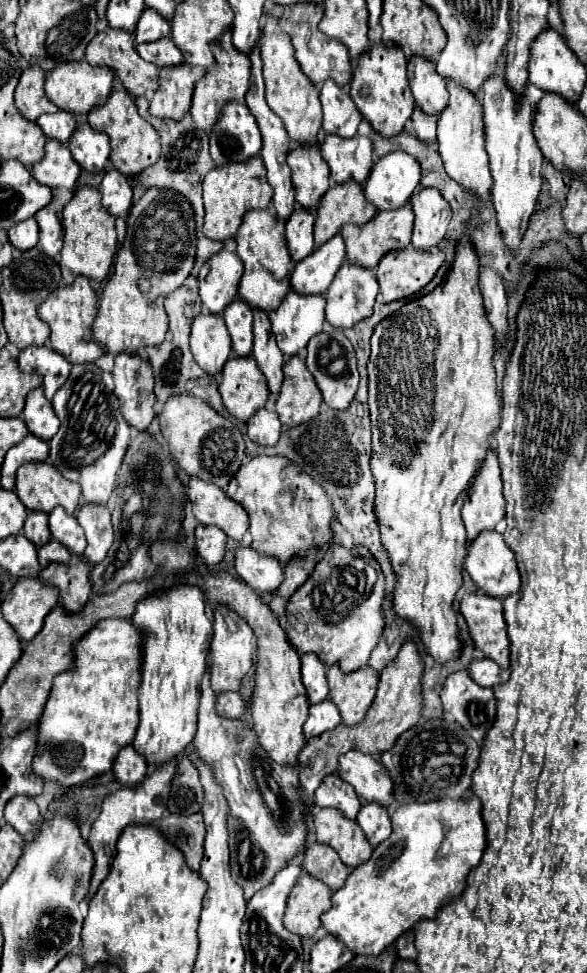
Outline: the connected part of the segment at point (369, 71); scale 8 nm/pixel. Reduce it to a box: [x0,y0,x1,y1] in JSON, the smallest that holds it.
[350,45,414,137]

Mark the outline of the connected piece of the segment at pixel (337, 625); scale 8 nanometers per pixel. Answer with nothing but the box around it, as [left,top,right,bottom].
[282,543,384,705]

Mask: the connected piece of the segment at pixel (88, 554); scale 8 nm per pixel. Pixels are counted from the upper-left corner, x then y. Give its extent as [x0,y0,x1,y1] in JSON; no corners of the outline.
[76,503,114,565]

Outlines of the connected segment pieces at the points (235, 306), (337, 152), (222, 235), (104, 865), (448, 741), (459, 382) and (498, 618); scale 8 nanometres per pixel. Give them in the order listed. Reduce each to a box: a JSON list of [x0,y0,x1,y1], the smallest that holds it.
[[224,299,252,357],[320,135,374,183],[204,157,272,241],[88,761,176,895],[380,719,480,805],[370,245,504,665],[460,593,510,669]]

